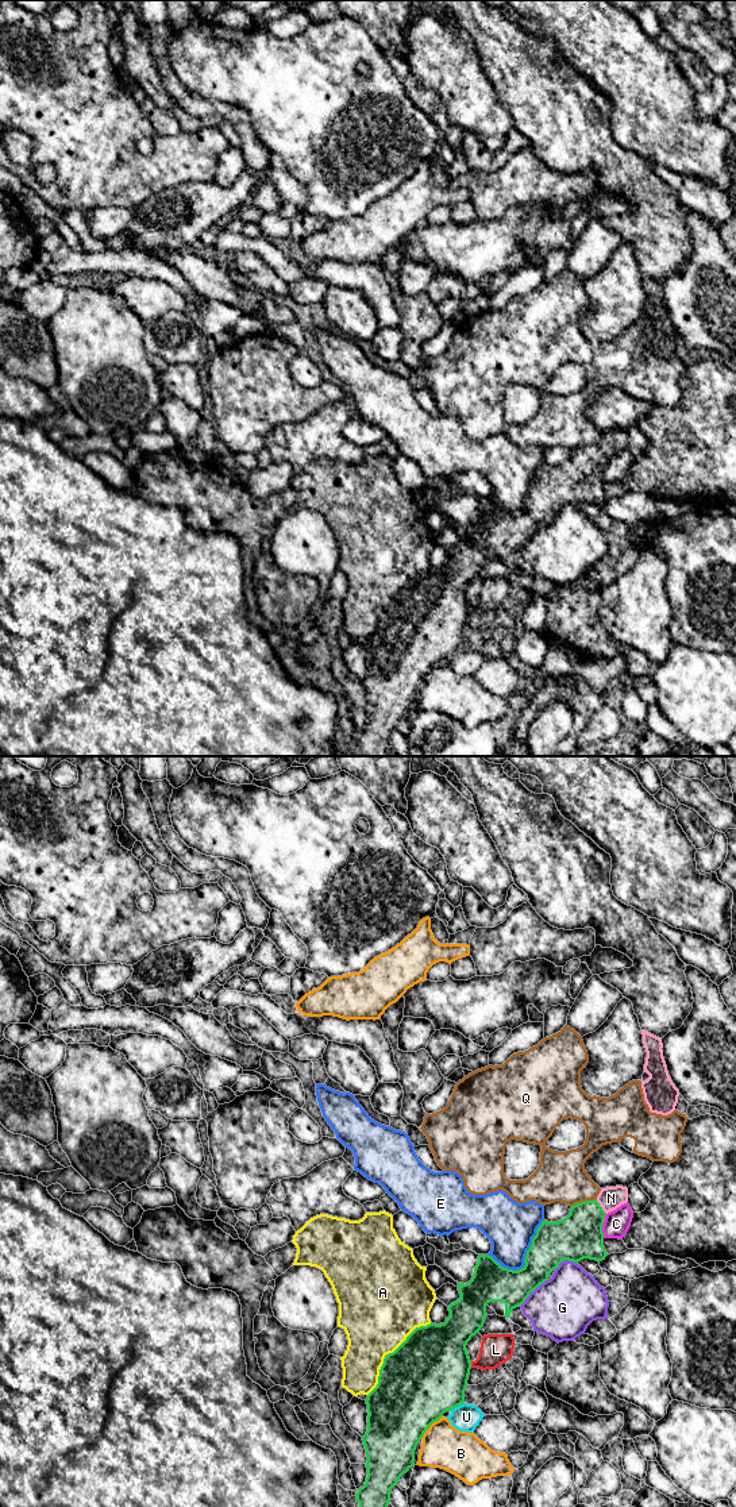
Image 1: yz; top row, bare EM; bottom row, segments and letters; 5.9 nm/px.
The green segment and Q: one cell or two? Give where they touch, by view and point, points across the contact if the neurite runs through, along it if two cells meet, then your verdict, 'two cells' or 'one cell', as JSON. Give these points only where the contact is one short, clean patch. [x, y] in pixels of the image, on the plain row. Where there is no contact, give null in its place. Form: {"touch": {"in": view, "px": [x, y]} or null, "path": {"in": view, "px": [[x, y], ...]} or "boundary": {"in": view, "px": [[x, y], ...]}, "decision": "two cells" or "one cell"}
{"touch": {"in": "yz", "px": [584, 446]}, "boundary": {"in": "yz", "px": [[596, 442], [581, 444], [571, 450]]}, "decision": "two cells"}

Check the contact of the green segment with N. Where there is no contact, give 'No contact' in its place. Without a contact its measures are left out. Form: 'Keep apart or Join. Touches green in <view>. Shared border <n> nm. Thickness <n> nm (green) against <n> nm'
Join. Touches green in yz. Shared border 110 nm. Thickness 280 nm (green) against 140 nm

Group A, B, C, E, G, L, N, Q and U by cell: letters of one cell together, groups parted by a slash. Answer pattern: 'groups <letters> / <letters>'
groups A / B / C / E / G / L / N / Q / U

